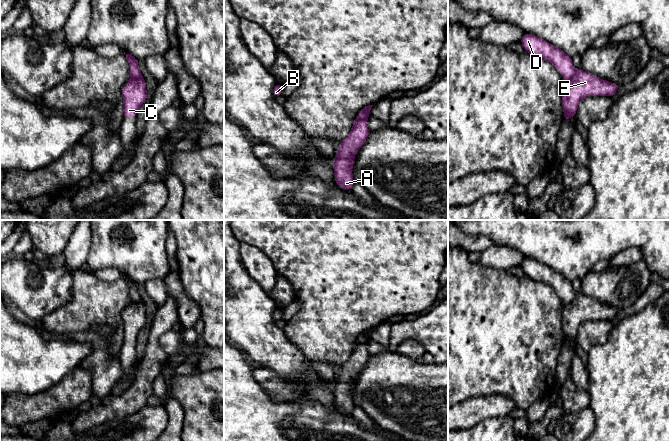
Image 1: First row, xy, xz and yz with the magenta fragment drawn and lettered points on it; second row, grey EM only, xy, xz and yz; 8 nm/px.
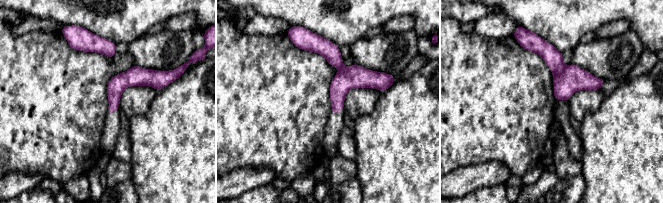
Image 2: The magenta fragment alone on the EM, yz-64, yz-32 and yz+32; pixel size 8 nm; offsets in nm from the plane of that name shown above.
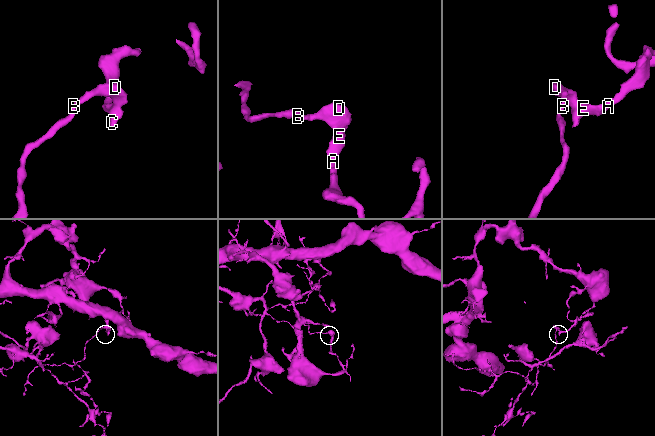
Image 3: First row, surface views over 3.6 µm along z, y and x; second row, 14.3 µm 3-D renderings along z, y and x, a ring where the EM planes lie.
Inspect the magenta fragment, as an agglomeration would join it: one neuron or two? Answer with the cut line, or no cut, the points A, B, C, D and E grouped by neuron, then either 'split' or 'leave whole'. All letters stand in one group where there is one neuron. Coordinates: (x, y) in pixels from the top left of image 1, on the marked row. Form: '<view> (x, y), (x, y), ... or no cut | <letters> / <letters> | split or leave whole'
yz (576, 70), (566, 79) | A C E / B D | split

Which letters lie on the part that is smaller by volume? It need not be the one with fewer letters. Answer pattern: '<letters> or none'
B, D

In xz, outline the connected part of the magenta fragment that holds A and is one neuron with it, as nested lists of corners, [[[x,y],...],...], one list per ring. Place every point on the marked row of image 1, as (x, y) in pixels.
[[[358,115],[349,135],[339,143],[338,151],[332,162],[335,172],[335,182],[345,190],[351,190],[354,185],[352,167],[354,156],[364,144],[369,135],[367,119]]]

